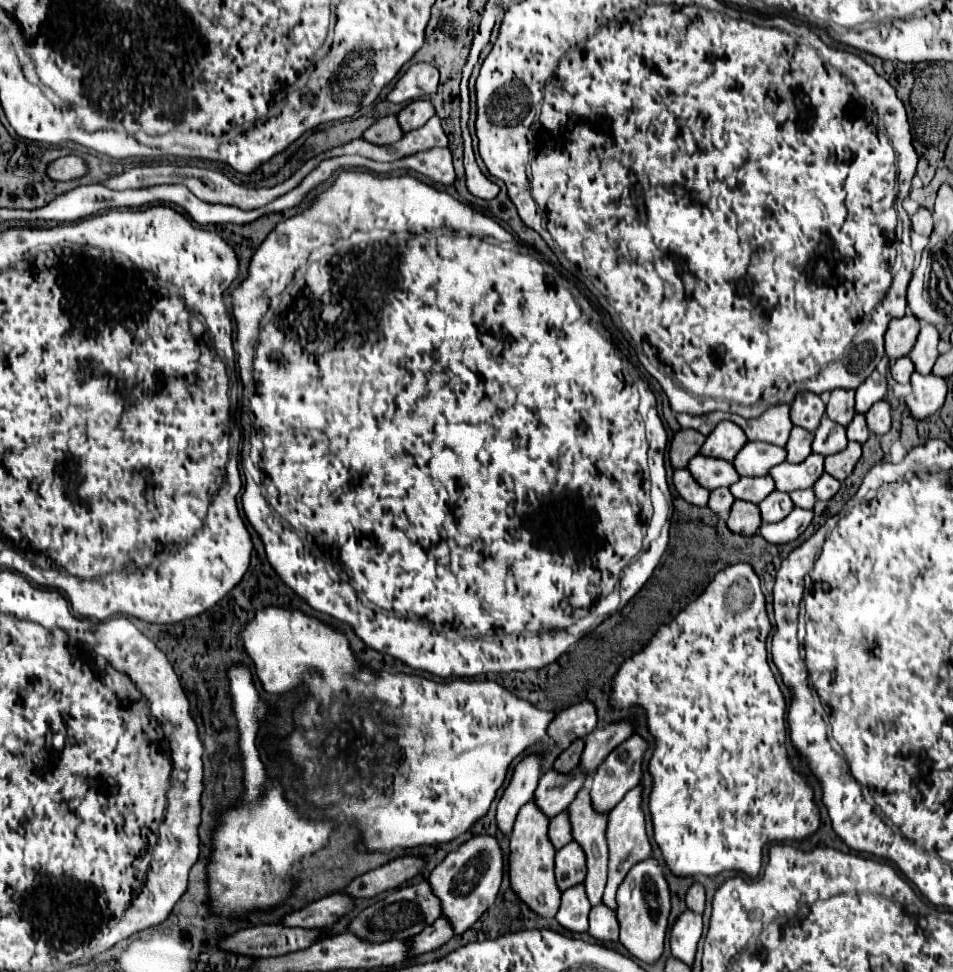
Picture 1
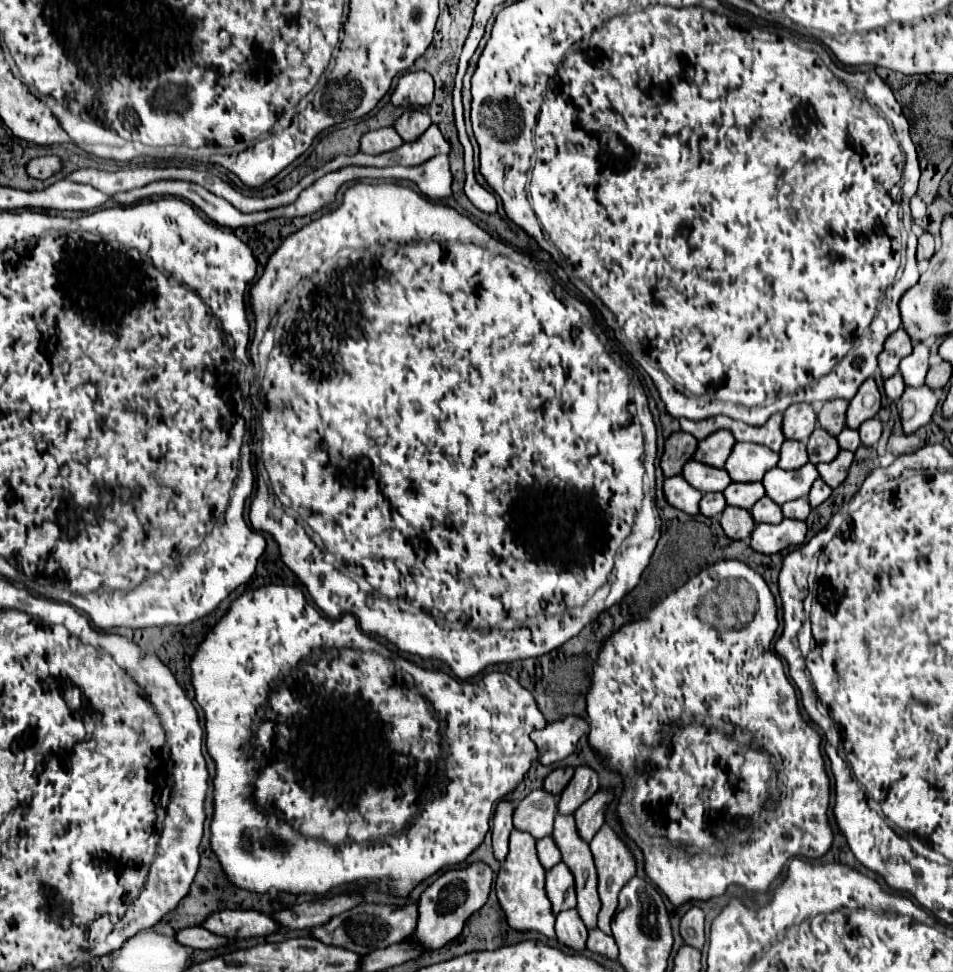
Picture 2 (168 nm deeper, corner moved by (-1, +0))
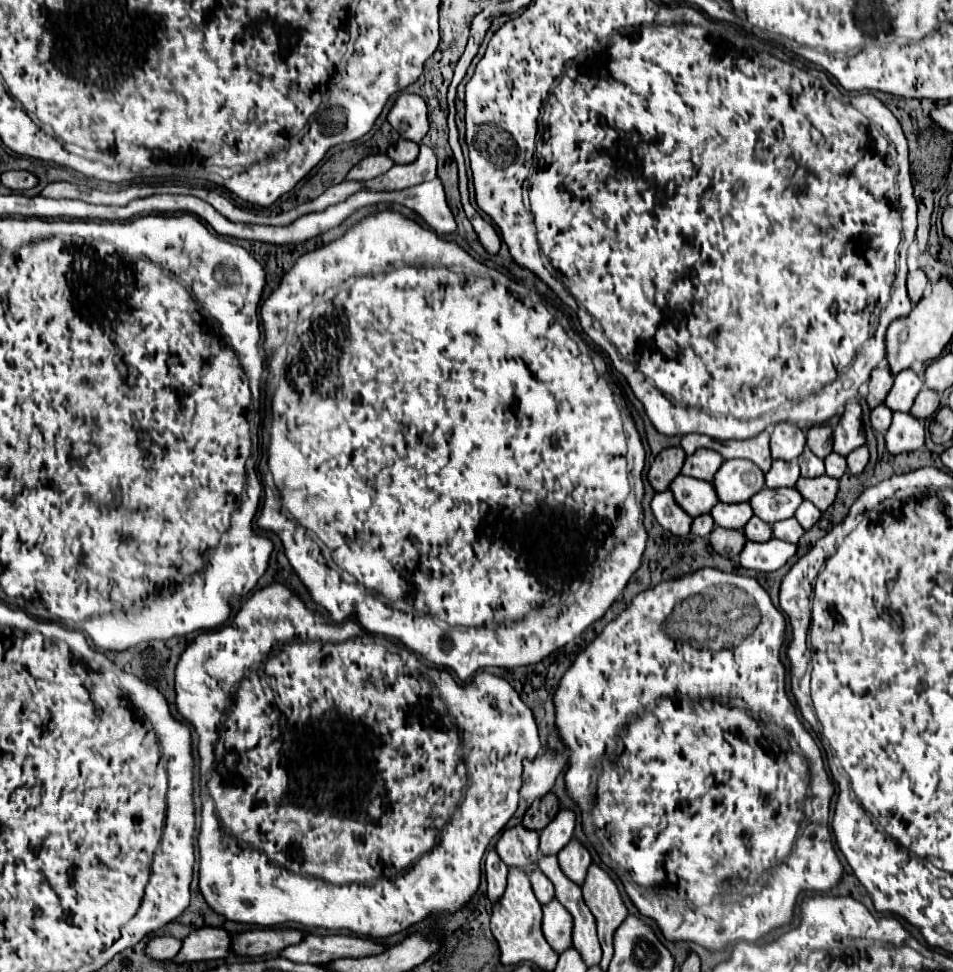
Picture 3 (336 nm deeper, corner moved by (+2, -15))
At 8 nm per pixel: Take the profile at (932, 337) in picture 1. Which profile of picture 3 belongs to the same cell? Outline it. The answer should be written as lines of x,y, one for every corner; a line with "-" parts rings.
905,369
895,377
895,383
893,383
893,387
885,399
885,405
893,413
895,411
909,411
917,393
921,391
921,387
923,387
921,379
911,369

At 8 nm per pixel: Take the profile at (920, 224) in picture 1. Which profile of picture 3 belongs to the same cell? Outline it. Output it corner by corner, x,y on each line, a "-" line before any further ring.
921,271
909,275
909,279
907,279
907,291
909,291
909,299
911,299
913,305
923,297
925,287
927,287
927,277

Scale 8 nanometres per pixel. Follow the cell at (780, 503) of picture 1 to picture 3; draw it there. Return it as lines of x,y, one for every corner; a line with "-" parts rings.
751,517
747,521
747,525
743,527
743,533
749,541
757,541
757,543
763,543
763,541
771,539
771,535
773,535
771,527
765,521
761,521
759,517

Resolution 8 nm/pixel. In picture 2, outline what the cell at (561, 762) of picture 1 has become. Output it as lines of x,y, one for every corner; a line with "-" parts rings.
562,766
562,768
552,770
544,780
544,790
552,792
552,794
560,794
566,788
566,784
570,782
572,774
574,774
572,766

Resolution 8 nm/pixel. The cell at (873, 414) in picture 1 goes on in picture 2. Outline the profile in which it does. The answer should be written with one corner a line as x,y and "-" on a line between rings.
878,416
866,420
860,428
860,440
864,446
874,446
878,440
880,440
880,434
882,434
882,420

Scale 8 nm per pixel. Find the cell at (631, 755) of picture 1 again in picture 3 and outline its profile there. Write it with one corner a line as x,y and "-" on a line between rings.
571,841
563,851
559,851
557,859
563,875
567,875
567,879
571,879
573,883
583,885
583,879
591,865
589,851
579,841

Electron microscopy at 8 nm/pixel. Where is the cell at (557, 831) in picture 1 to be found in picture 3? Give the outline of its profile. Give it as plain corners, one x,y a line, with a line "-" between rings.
535,869
531,875
529,875
529,881
531,881
531,889
533,889
533,893
535,893
535,897
537,897
537,901
541,903
541,905
545,905
547,901
551,901
553,899
553,887
551,887
551,881
539,871
539,869

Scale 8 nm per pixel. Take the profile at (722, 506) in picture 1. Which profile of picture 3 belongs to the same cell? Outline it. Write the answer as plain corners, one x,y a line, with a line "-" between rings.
699,515
691,523
691,533
699,537
707,537
713,531
713,517
711,515

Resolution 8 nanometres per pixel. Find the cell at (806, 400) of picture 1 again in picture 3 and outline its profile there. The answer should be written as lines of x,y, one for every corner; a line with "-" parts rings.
777,423
771,433
771,455
773,459
793,461
805,449
805,433
795,423

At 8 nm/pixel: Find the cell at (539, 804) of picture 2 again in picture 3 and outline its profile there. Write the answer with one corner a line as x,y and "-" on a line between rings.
523,825
505,829
495,849
507,867
531,865
539,857
539,833
527,831

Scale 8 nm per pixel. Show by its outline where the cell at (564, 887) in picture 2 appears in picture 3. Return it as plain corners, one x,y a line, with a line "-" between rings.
555,899
543,907
543,937
557,955
571,947
571,915

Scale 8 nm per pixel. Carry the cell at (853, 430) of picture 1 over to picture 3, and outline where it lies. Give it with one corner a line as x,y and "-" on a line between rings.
831,453
827,455
825,459
825,473
833,479
841,479
841,475
847,471
847,463
845,463
845,457
837,455
837,453

